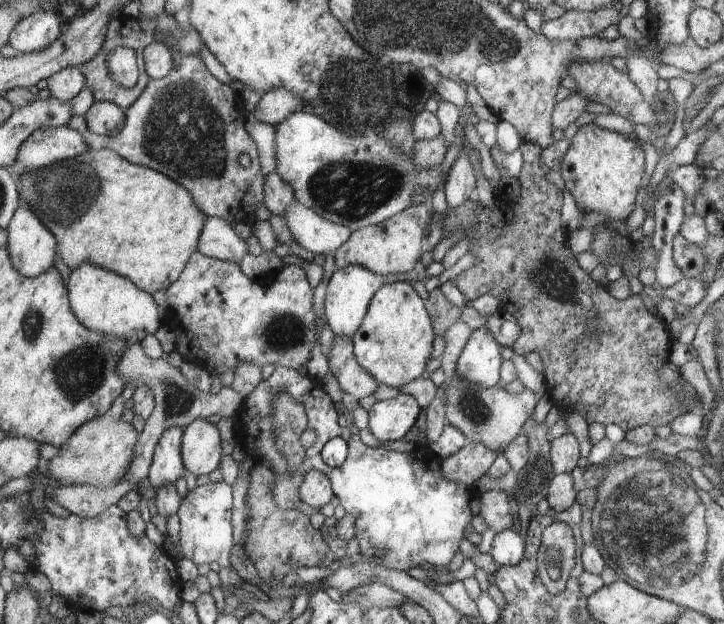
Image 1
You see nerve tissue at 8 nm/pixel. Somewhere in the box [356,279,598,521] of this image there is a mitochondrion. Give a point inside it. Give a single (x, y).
(478, 415)

